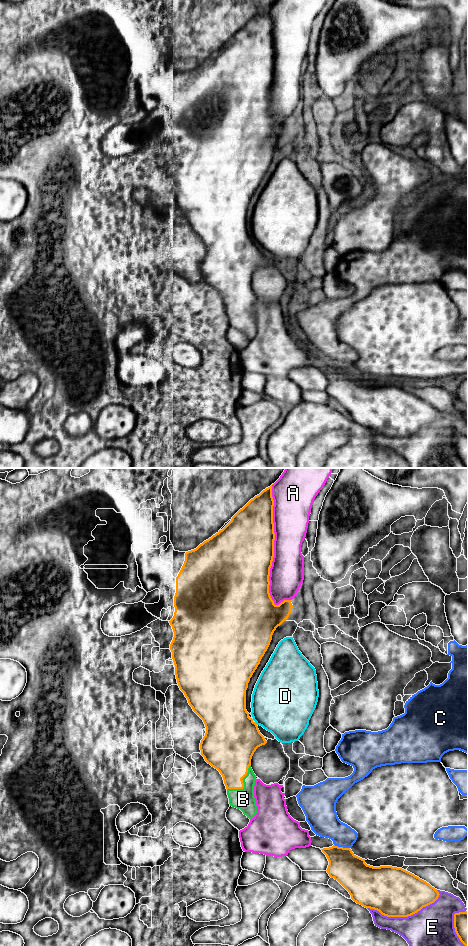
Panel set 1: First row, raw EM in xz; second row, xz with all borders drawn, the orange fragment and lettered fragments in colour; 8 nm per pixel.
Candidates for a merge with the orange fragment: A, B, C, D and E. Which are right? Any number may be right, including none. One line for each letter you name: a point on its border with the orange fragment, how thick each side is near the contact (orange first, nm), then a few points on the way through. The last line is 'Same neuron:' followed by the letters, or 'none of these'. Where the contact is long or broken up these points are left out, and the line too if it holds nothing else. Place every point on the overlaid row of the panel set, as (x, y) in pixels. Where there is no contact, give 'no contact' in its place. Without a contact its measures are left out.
B: meets orange in xz at (243, 784); 320 nm thick on the orange side, 170 nm on the other; runs through xz (231, 756), (239, 780), (243, 784), (243, 799)
Same neuron: B

